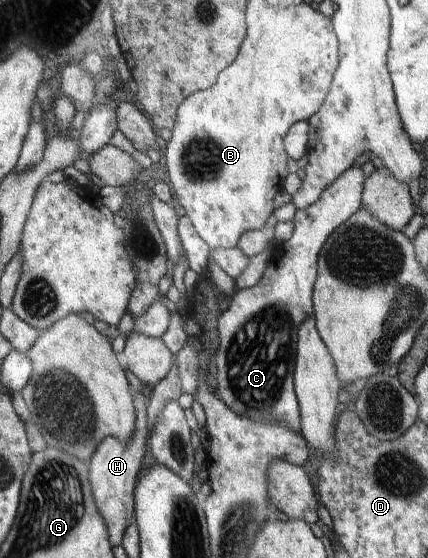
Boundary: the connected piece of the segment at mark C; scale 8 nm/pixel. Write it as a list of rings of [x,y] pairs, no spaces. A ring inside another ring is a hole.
[[[355,165],[350,166],[342,175],[339,175],[326,189],[320,194],[317,202],[314,202],[310,207],[303,210],[296,210],[293,217],[293,230],[291,236],[282,243],[279,243],[273,249],[270,256],[270,260],[267,262],[267,266],[263,271],[262,276],[259,278],[255,286],[251,288],[243,288],[234,292],[231,295],[228,308],[220,315],[216,313],[216,324],[214,331],[218,336],[218,343],[214,354],[214,363],[216,367],[216,395],[218,399],[221,399],[226,407],[229,407],[234,413],[243,415],[244,418],[254,420],[255,422],[280,422],[284,427],[290,428],[293,432],[299,433],[299,411],[295,393],[293,390],[293,367],[295,347],[297,344],[297,329],[298,326],[307,318],[312,316],[311,305],[311,293],[313,290],[313,283],[317,274],[317,255],[322,247],[322,244],[326,241],[327,235],[330,235],[331,231],[334,231],[335,227],[338,227],[341,223],[344,223],[355,211],[358,211],[362,207],[361,203],[361,191],[363,190],[364,174],[362,174],[361,167]]]

